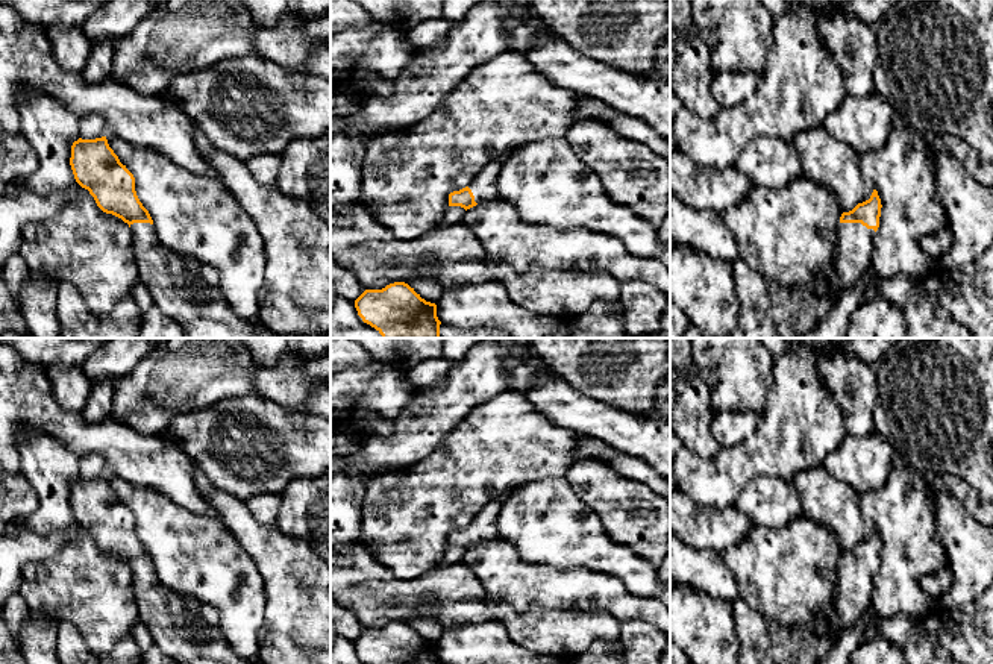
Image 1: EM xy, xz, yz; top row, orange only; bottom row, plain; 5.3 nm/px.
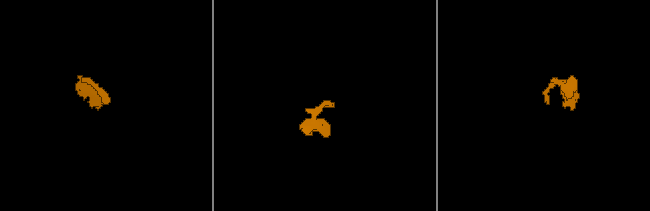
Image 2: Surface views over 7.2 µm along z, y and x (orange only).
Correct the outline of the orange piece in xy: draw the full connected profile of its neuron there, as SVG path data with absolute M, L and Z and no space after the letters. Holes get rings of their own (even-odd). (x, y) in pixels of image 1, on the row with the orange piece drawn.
M106 136L74 141L70 165L76 182L89 191L99 208L129 224L139 279L155 305L180 326L186 338L279 338L261 321L249 323L224 305L214 267L162 246L149 211L136 196L133 174L120 162Z

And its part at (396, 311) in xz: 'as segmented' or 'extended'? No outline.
as segmented

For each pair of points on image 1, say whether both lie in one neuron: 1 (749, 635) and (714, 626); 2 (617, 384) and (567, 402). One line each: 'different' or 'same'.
1: different
2: different

